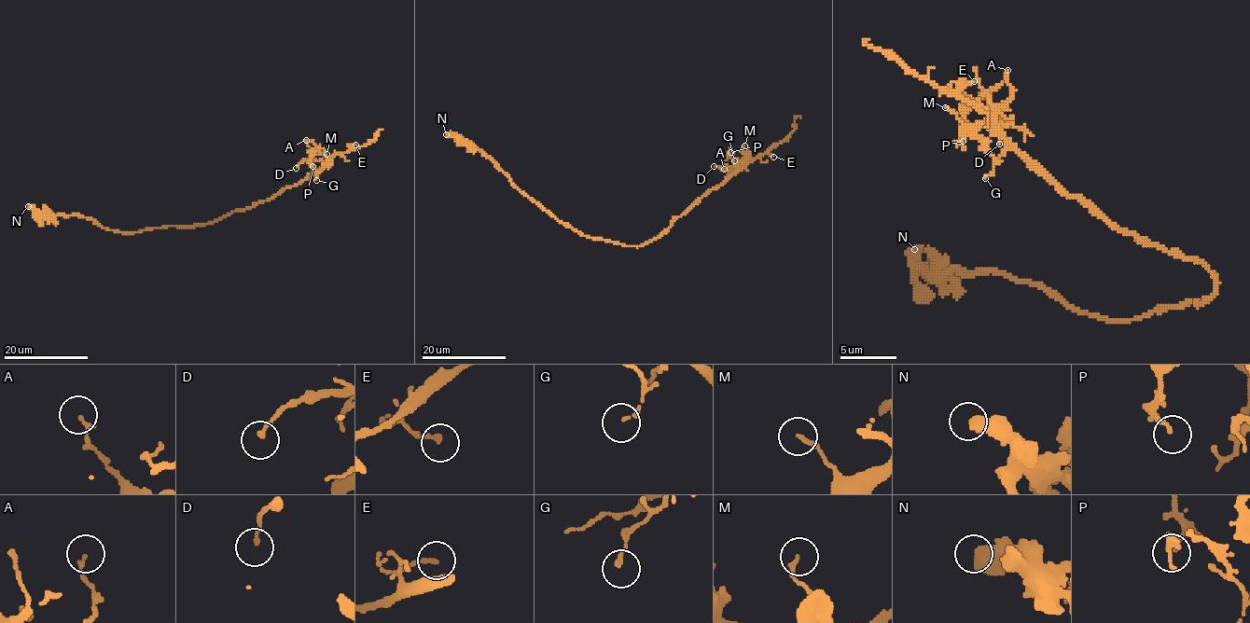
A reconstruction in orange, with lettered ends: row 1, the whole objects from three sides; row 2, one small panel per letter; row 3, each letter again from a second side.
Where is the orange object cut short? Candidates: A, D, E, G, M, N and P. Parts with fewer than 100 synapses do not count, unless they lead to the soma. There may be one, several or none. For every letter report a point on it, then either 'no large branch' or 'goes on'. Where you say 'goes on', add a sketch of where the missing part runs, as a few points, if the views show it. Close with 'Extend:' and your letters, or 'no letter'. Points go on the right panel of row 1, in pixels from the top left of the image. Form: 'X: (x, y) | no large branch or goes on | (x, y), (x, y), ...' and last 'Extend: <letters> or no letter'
A: (1007, 70) | no large branch
D: (999, 144) | no large branch
E: (974, 81) | no large branch
G: (985, 178) | no large branch
M: (945, 107) | no large branch
N: (914, 249) | no large branch
P: (963, 141) | no large branch
Extend: no letter

